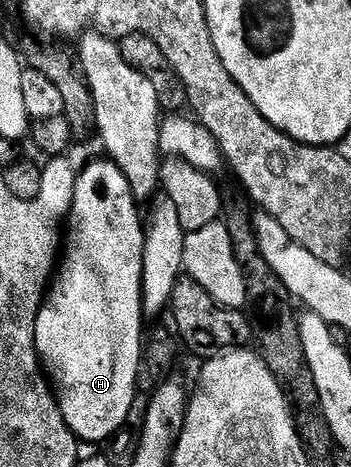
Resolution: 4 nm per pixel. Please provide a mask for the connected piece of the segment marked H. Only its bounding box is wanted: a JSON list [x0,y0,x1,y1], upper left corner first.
[35,158,145,445]

